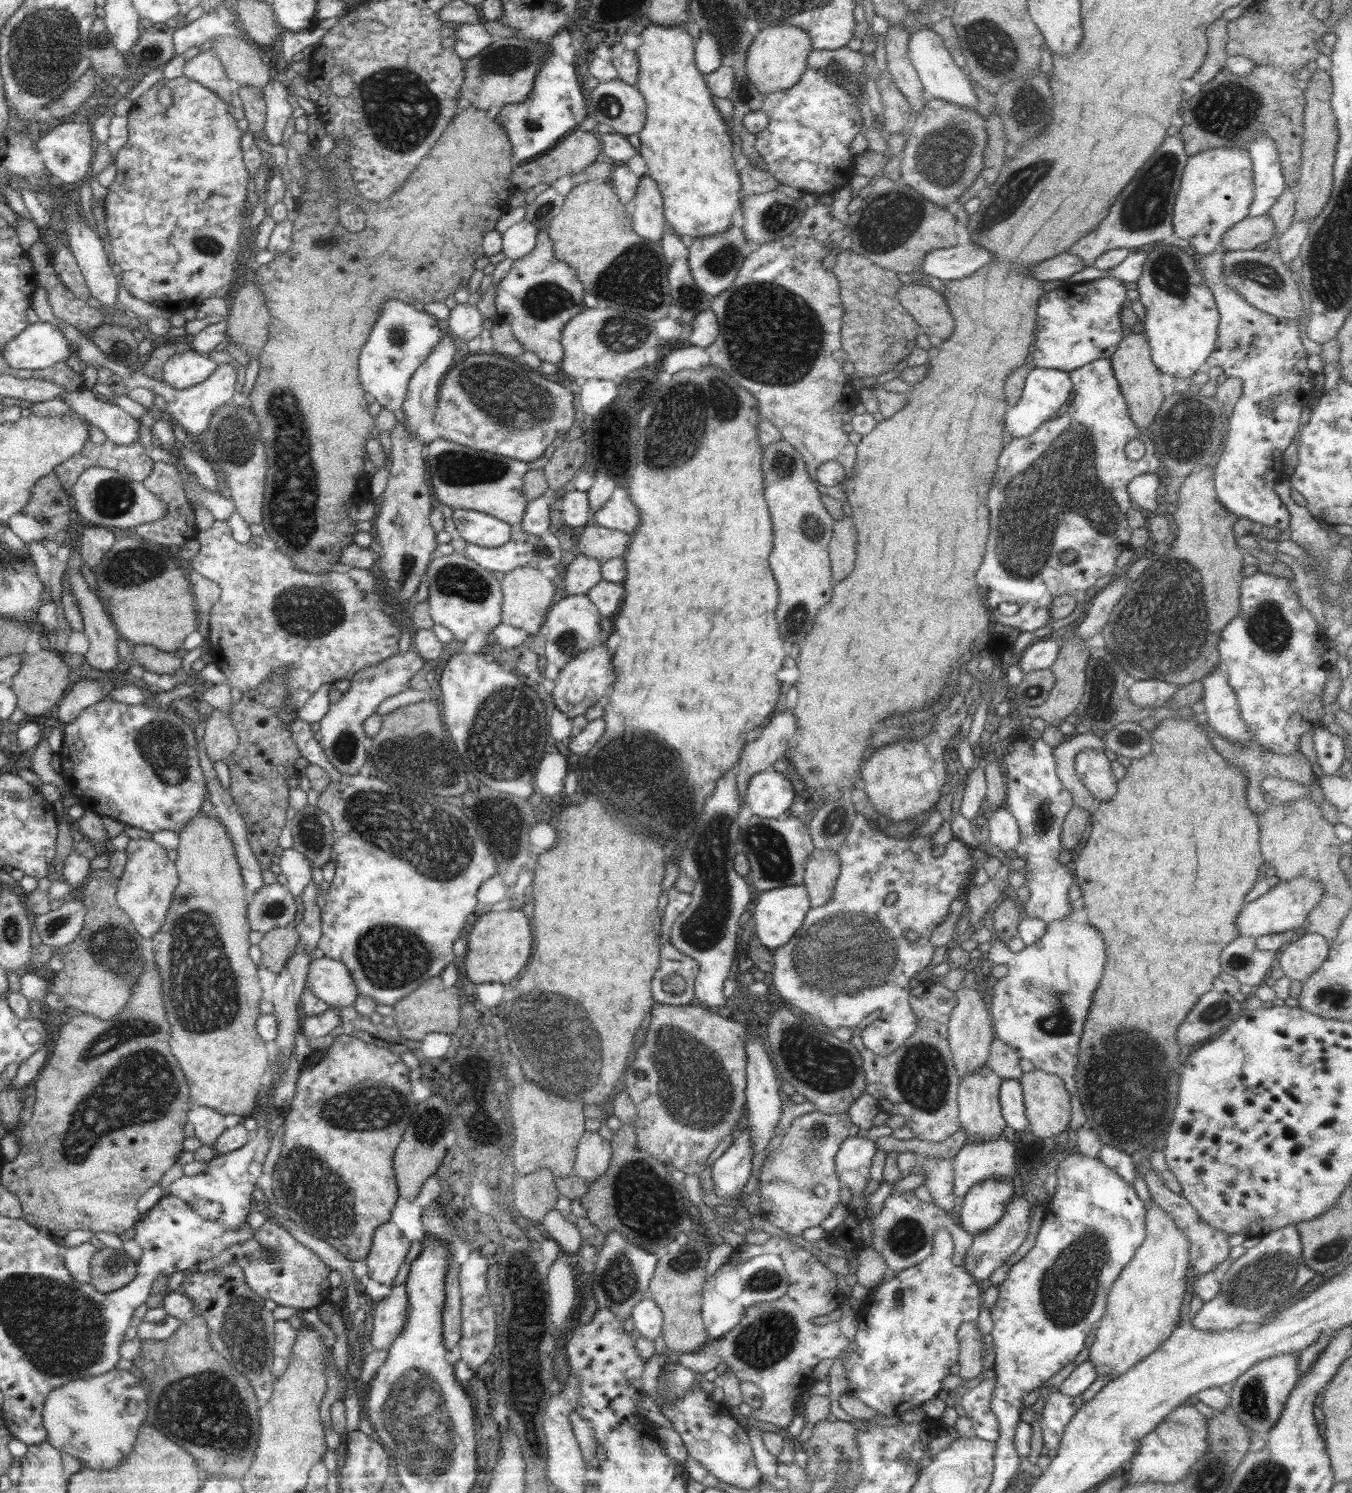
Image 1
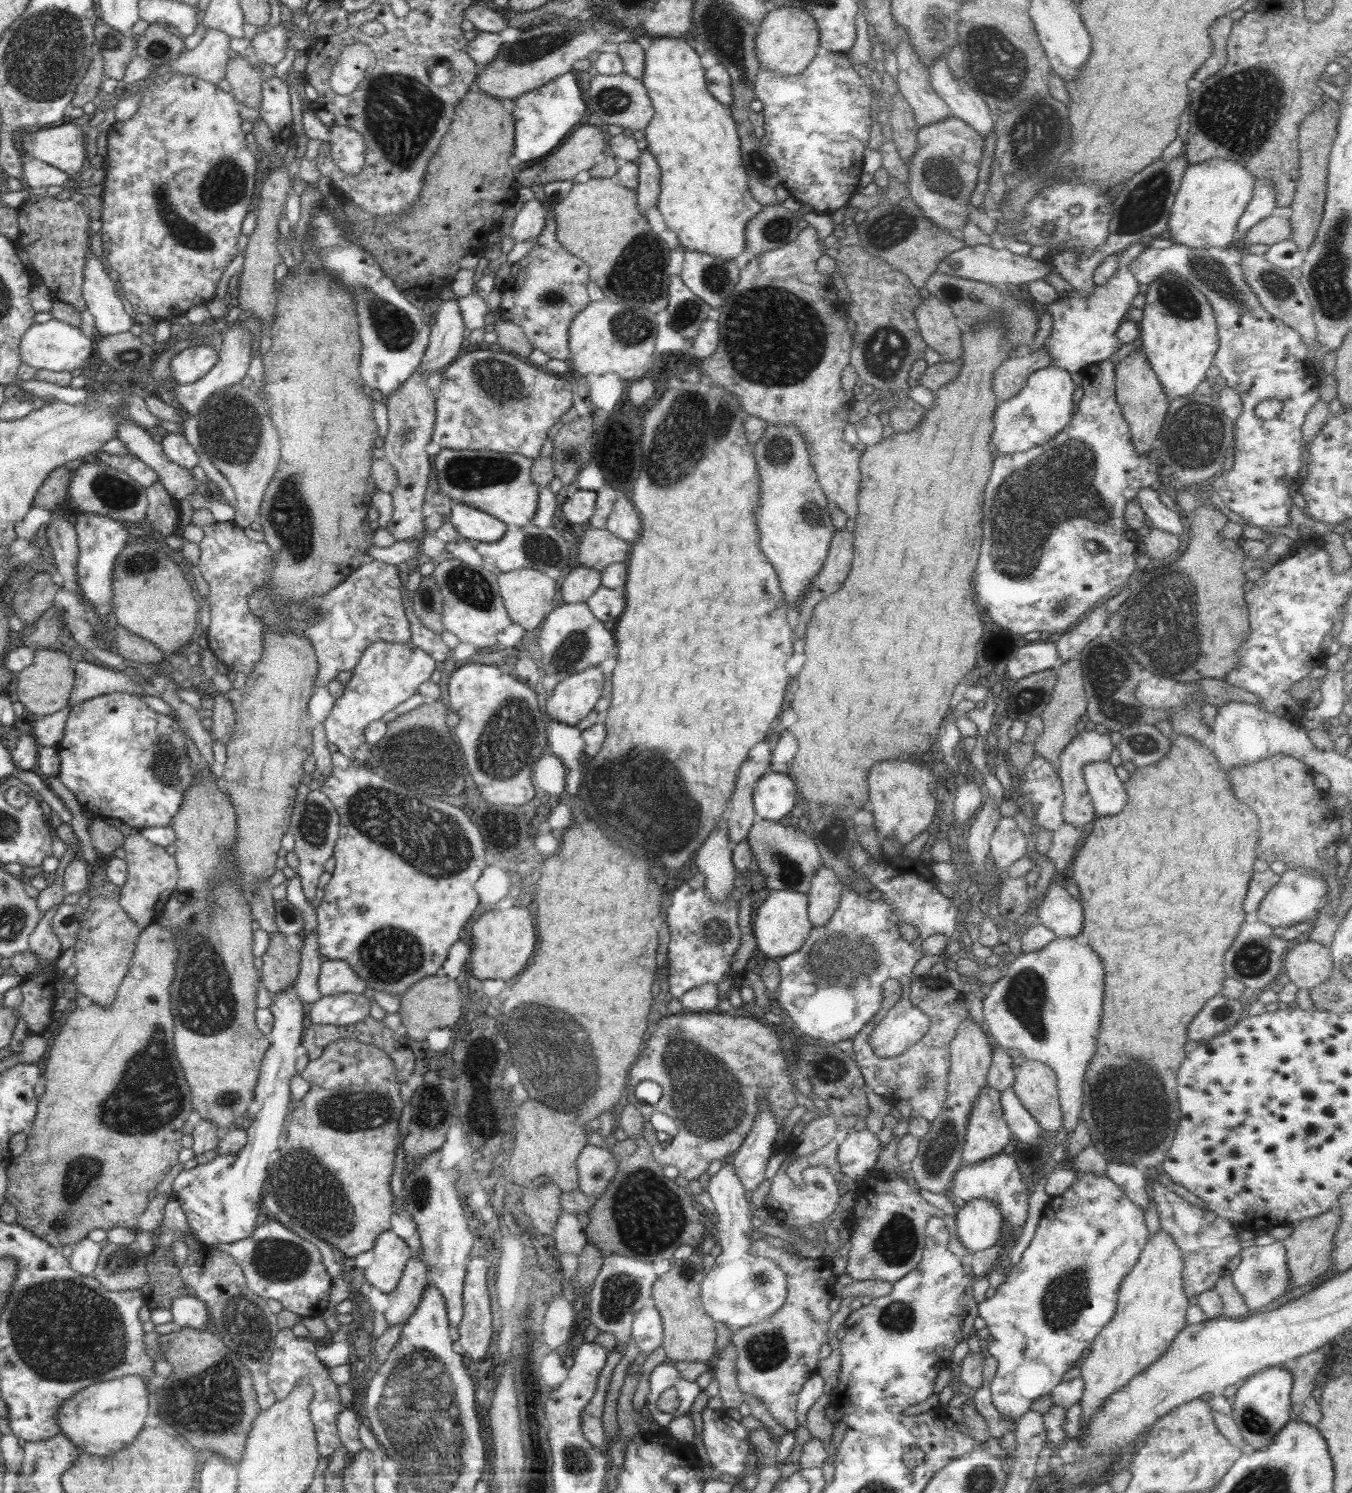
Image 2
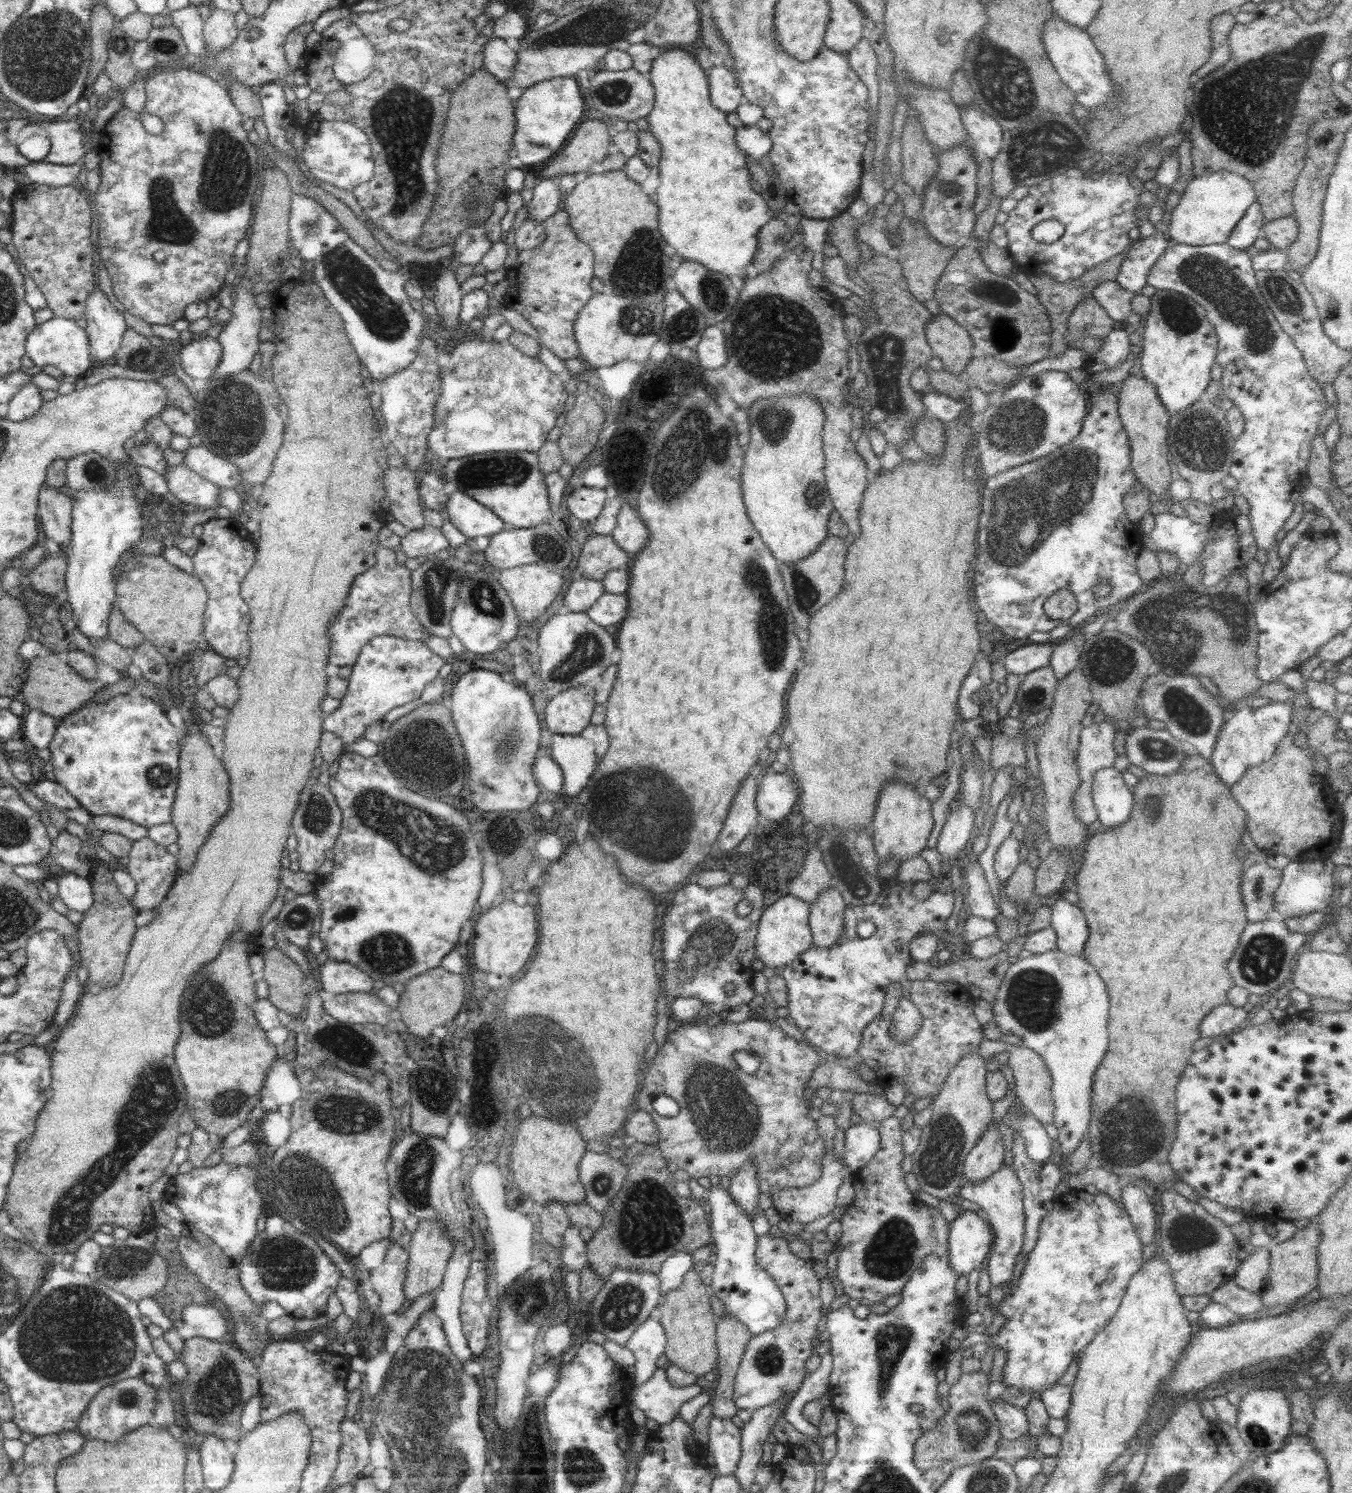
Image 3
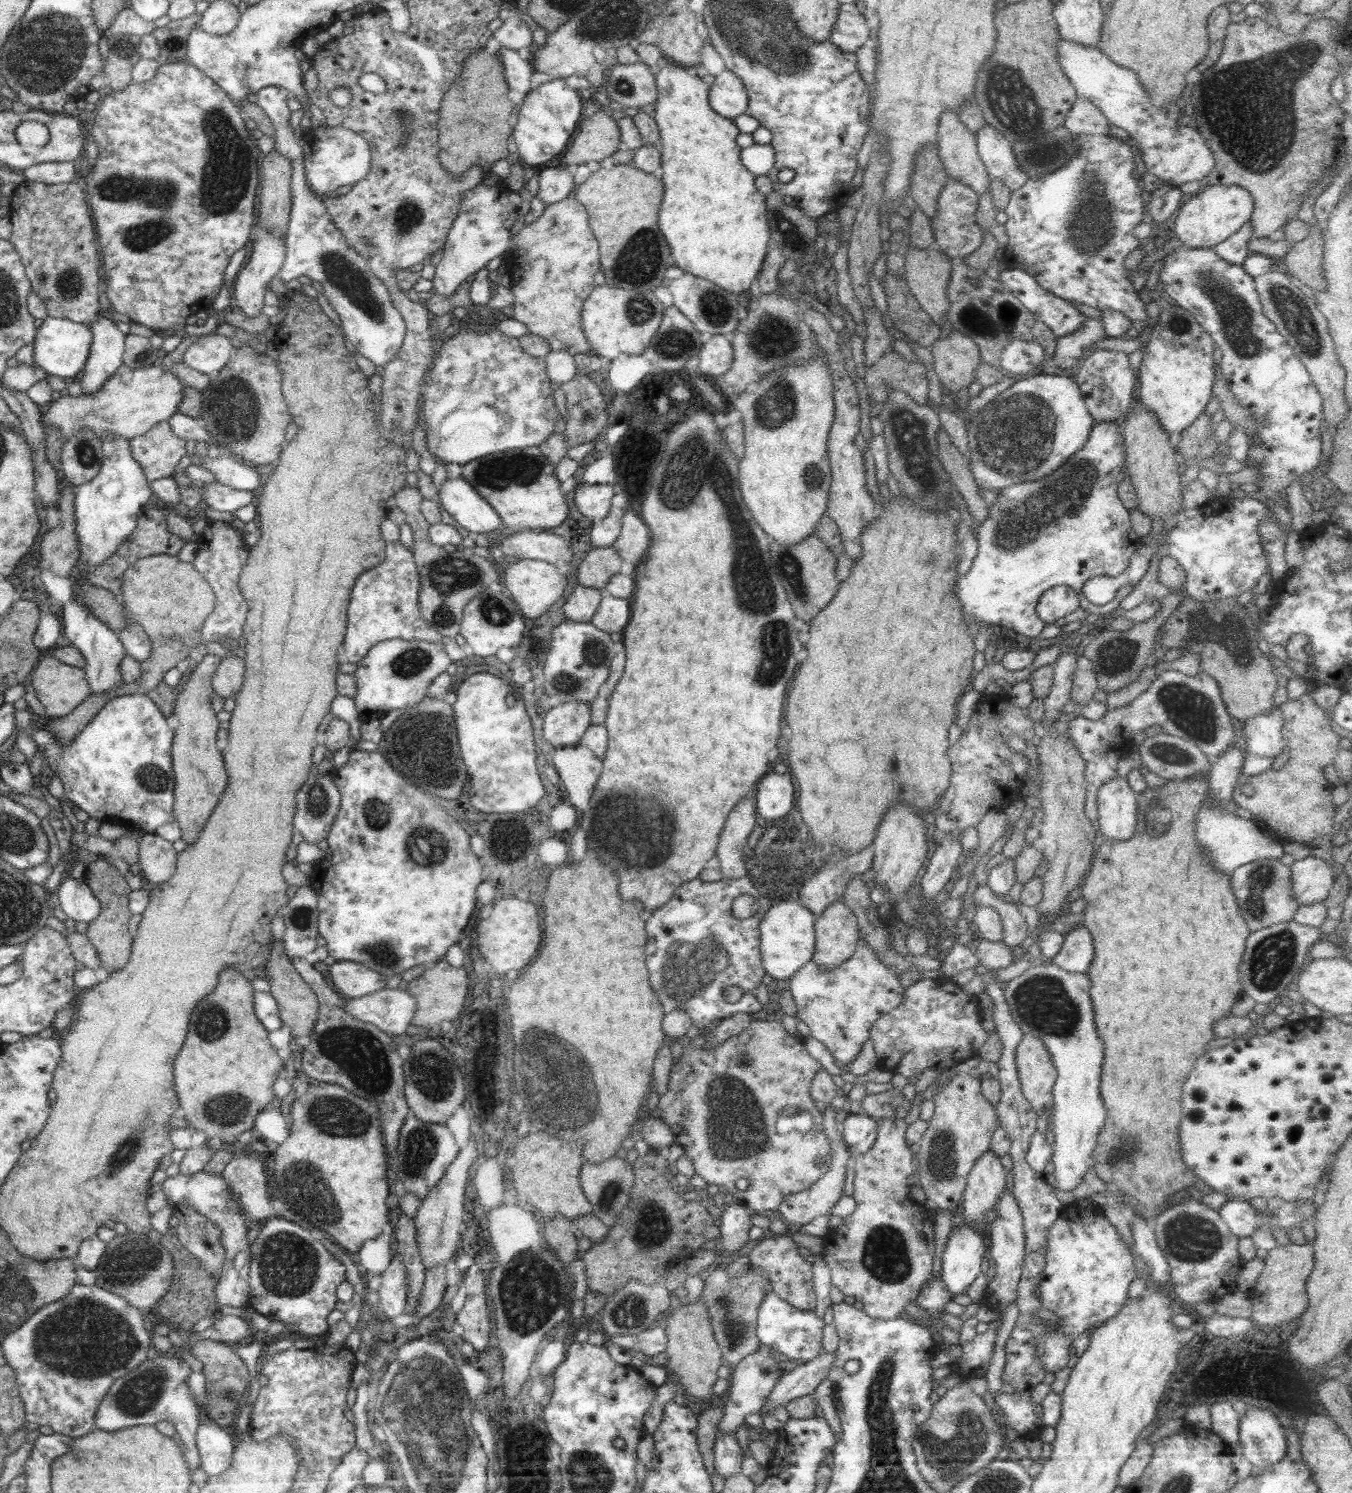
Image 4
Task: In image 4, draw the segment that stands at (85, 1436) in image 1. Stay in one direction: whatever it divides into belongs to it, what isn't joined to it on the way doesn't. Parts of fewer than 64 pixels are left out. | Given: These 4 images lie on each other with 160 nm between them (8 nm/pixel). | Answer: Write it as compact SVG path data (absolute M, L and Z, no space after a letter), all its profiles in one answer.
M152 1350L144 1363L112 1384L97 1408L95 1428L112 1432L140 1425L155 1425L162 1421L172 1422L178 1438L181 1438L181 1451L188 1469L198 1469L201 1464L196 1433L203 1417L195 1397L189 1390L187 1378L191 1372L190 1365L180 1359L180 1356L174 1353L164 1355Z

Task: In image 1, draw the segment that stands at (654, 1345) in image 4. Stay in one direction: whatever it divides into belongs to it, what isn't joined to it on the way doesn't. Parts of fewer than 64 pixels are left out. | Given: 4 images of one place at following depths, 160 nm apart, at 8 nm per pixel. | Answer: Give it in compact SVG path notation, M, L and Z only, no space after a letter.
M644 1298L637 1302L632 1309L631 1318L634 1329L642 1338L654 1340L662 1335L663 1312L661 1308L652 1300Z

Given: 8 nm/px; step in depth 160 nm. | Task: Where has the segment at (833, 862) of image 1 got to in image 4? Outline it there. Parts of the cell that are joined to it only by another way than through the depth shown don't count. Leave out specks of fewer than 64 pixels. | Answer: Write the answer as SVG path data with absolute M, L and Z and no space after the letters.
M840 902L830 904L820 916L816 915L815 951L813 960L831 969L848 960L856 950L860 936L856 916Z

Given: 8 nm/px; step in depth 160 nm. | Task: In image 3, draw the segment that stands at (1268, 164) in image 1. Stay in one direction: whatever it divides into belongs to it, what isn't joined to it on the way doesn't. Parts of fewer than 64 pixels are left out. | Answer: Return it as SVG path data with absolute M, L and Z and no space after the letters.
M1255 202L1244 213L1244 216L1236 223L1229 234L1228 243L1232 248L1243 251L1252 246L1258 238L1258 232L1264 225L1265 216L1262 214L1260 203Z

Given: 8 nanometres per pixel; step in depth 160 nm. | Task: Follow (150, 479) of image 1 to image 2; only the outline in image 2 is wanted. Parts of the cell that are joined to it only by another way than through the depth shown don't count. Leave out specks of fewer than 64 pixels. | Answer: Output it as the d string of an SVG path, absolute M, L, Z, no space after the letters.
M162 481L145 487L148 502L147 518L153 528L164 536L174 535L178 526L180 503L168 496Z

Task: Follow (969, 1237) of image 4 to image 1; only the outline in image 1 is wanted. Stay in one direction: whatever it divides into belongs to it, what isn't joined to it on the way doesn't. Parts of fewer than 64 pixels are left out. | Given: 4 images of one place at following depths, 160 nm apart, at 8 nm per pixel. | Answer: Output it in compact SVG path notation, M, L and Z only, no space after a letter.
M988 1179L975 1184L968 1190L963 1200L963 1207L957 1213L957 1219L962 1228L971 1235L984 1232L1000 1220L1006 1205L1014 1194L1013 1184L1010 1179Z

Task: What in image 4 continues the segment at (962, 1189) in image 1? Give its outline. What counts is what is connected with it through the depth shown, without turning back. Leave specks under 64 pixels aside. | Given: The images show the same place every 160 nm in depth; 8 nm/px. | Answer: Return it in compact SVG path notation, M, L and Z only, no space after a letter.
M1004 1189L1004 1192L993 1206L993 1210L997 1214L997 1219L990 1226L990 1246L988 1247L987 1256L994 1260L996 1274L994 1279L987 1285L984 1305L997 1312L1001 1317L1006 1306L1017 1299L1017 1286L1022 1276L1026 1252L1025 1232L1023 1229L1023 1216L1017 1205L1016 1197L1010 1189Z

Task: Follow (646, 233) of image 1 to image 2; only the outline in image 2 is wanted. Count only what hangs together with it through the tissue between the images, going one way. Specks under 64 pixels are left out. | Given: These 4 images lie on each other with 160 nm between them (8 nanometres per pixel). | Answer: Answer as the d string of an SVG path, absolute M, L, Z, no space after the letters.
M647 148L642 151L637 162L639 168L639 184L635 189L637 205L641 212L647 216L647 210L655 206L659 199L661 170L656 159Z

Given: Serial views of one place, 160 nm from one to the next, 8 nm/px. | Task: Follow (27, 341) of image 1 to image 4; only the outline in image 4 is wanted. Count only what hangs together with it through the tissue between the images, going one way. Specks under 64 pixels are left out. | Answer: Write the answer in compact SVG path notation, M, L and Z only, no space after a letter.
M46 317L37 330L33 340L34 363L42 368L47 375L69 379L75 377L86 365L93 334L88 325L72 322L68 319Z

